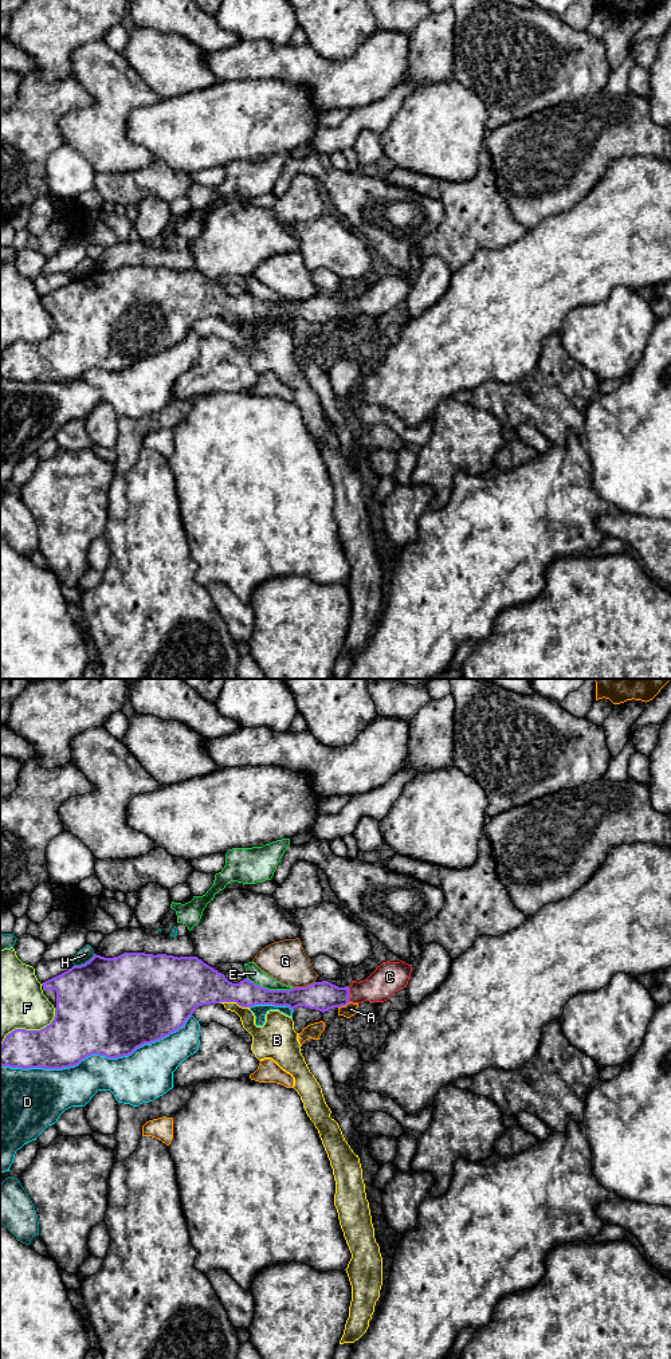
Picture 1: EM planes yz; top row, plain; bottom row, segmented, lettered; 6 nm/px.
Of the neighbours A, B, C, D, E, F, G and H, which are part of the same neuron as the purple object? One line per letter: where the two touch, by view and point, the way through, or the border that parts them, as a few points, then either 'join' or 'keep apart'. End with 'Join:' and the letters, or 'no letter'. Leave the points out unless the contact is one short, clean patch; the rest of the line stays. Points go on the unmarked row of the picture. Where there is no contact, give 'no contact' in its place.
A: contact yz (344, 318); border yz (349, 315), (338, 321); keep apart
B: contact yz (234, 314); keep apart
C: contact yz (348, 307); join
D: contact yz (97, 366); keep apart
E: contact yz (270, 303); border yz (246, 291), (269, 302), (293, 301); keep apart
F: contact yz (30, 344); keep apart
G: contact yz (303, 301); keep apart
H: contact yz (85, 277); keep apart
Join: C

